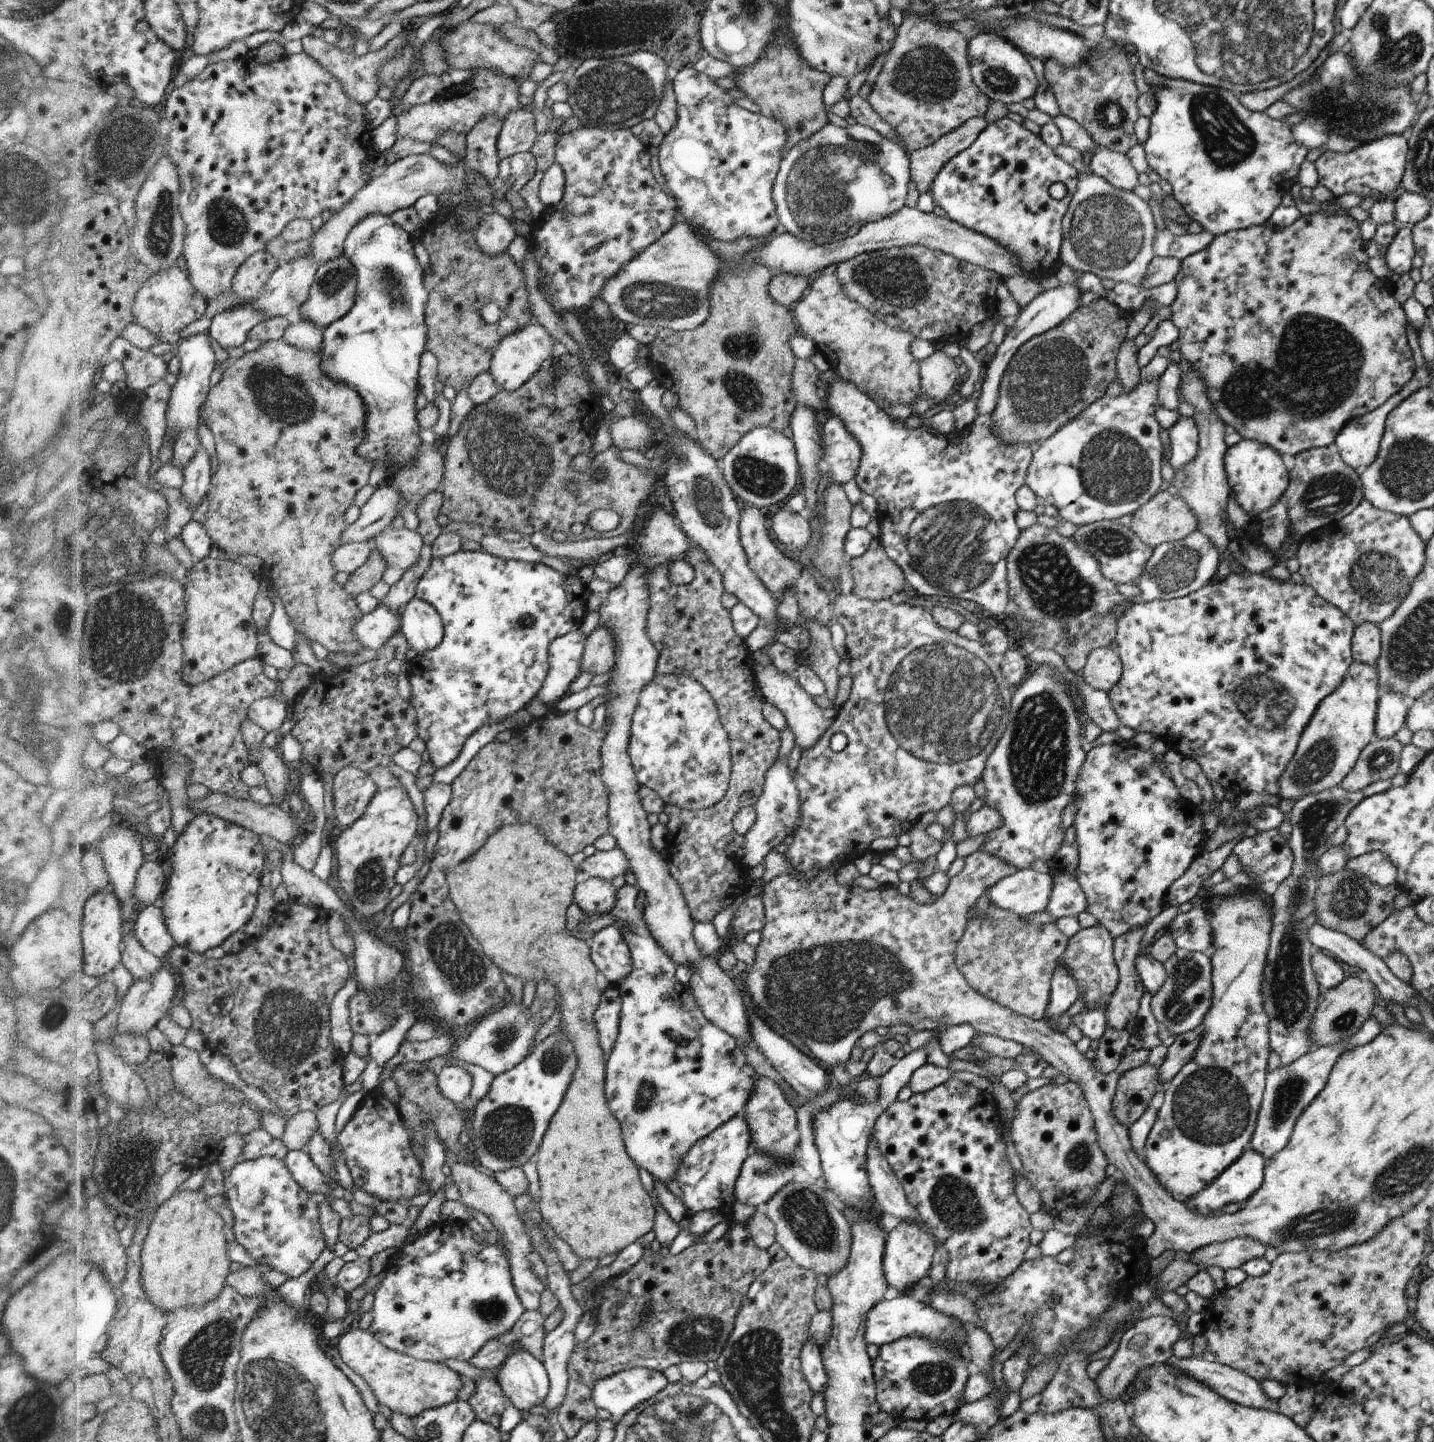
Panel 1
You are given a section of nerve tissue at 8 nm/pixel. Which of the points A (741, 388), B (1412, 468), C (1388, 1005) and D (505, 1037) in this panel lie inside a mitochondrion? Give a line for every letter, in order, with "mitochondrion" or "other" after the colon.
A: mitochondrion
B: mitochondrion
C: other
D: mitochondrion

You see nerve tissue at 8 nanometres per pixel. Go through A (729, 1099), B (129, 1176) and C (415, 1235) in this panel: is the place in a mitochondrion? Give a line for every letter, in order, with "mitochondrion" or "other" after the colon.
A: other
B: mitochondrion
C: other

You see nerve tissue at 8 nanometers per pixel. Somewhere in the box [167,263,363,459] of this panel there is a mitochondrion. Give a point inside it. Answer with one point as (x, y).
(281, 395)

